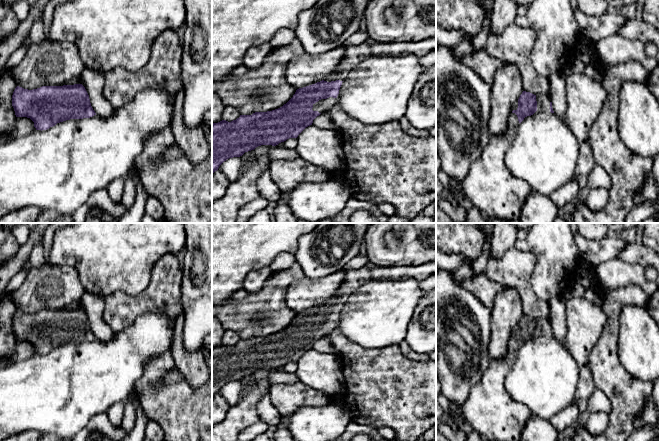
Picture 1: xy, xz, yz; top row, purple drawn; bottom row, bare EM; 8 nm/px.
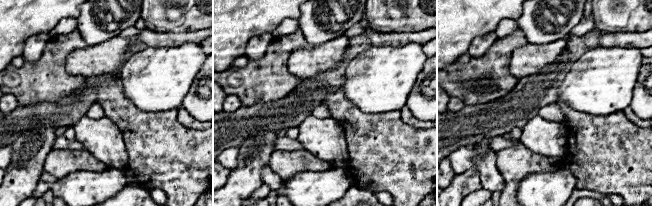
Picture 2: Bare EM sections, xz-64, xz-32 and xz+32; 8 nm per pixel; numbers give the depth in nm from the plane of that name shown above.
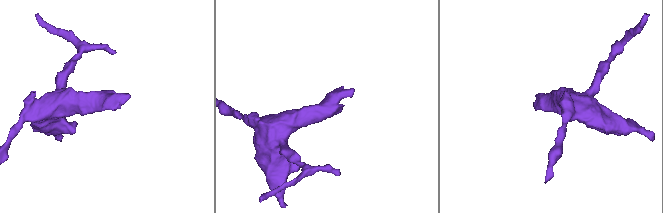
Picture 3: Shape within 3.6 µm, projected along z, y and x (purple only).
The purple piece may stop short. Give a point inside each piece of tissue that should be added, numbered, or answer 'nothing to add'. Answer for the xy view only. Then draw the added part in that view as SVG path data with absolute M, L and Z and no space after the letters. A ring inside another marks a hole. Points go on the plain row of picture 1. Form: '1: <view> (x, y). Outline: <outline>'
nothing to add

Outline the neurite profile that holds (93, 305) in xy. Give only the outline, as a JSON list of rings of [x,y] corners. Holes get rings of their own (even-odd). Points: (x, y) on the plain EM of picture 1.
[[[85,292],[80,299],[80,305],[89,319],[91,330],[96,339],[101,341],[111,340],[116,331],[108,326],[103,319],[103,298]]]

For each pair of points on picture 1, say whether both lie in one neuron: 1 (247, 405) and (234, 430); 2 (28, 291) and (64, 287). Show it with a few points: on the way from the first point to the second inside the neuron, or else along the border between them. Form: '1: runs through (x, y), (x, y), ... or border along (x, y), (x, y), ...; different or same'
1: runs through (246, 411), (234, 424); same
2: runs through (37, 291), (55, 287); same

